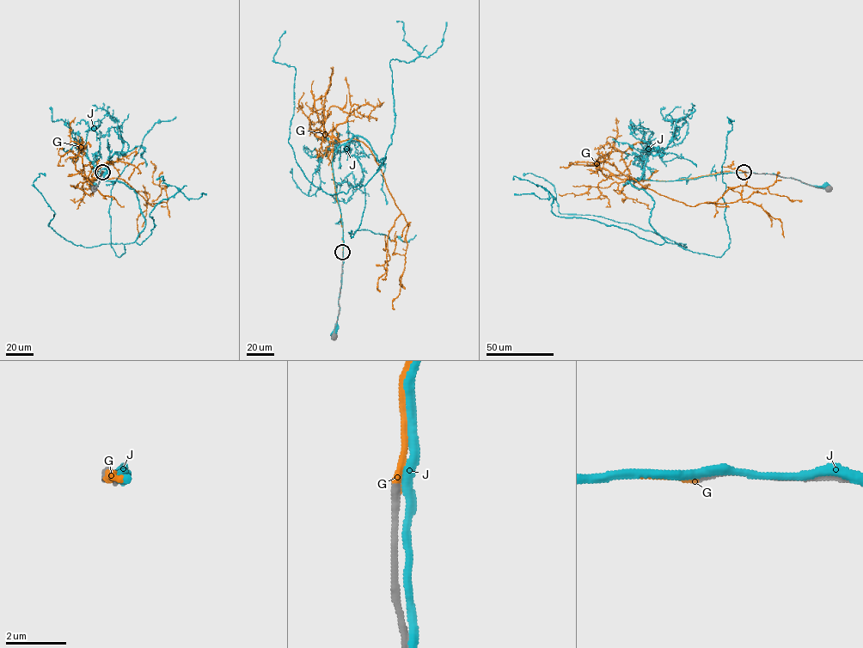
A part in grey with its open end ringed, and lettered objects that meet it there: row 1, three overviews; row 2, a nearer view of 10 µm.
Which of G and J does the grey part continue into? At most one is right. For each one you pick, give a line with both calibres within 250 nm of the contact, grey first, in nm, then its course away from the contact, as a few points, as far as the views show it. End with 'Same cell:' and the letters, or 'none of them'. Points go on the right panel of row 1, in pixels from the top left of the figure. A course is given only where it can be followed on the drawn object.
G: Thickness 320 nm (grey) against 240 nm. Its course: (744, 172), (670, 180), (629, 179), (688, 205), (716, 202), (729, 188), (744, 186), (802, 201)
Same cell: G

